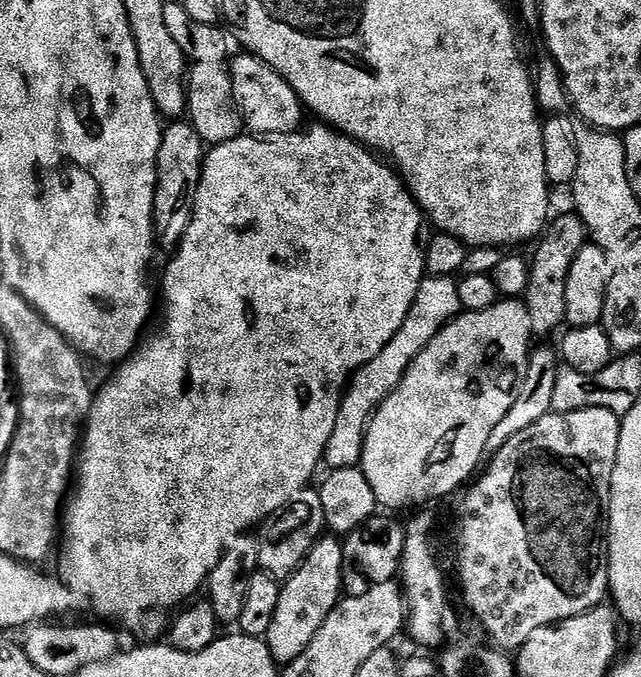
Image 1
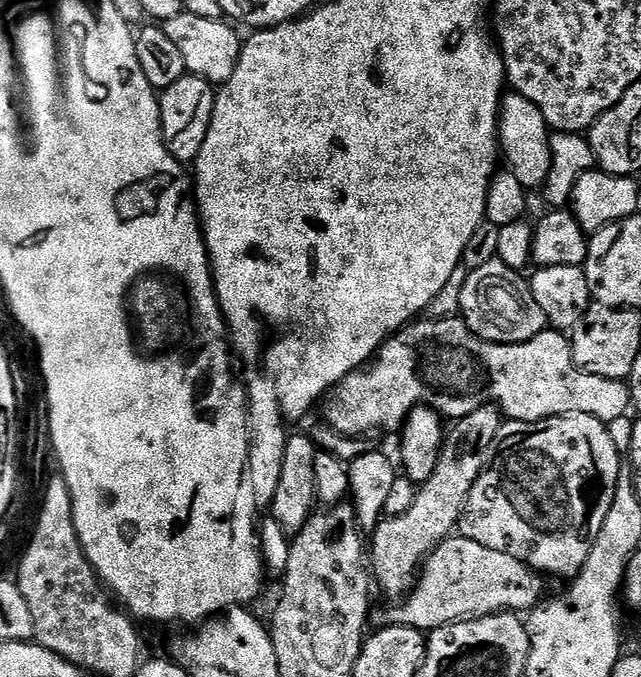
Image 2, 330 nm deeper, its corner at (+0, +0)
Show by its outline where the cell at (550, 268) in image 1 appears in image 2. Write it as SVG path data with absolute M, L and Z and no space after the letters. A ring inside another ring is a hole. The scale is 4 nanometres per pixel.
M495 405L480 407L473 414L455 421L445 437L434 474L419 487L412 506L402 516L381 519L373 529L370 572L392 602L403 601L411 592L428 555L455 531L474 482L487 469L492 456L490 450L495 447L503 422Z

